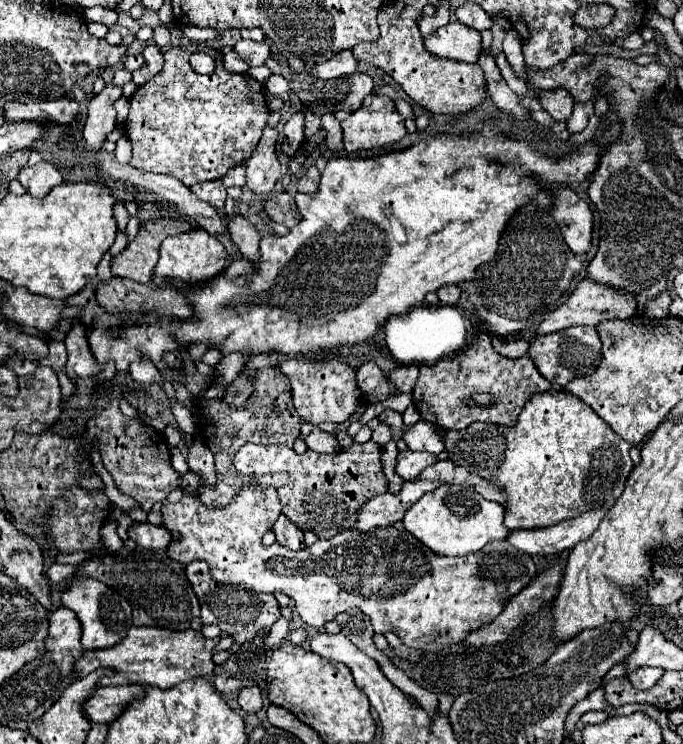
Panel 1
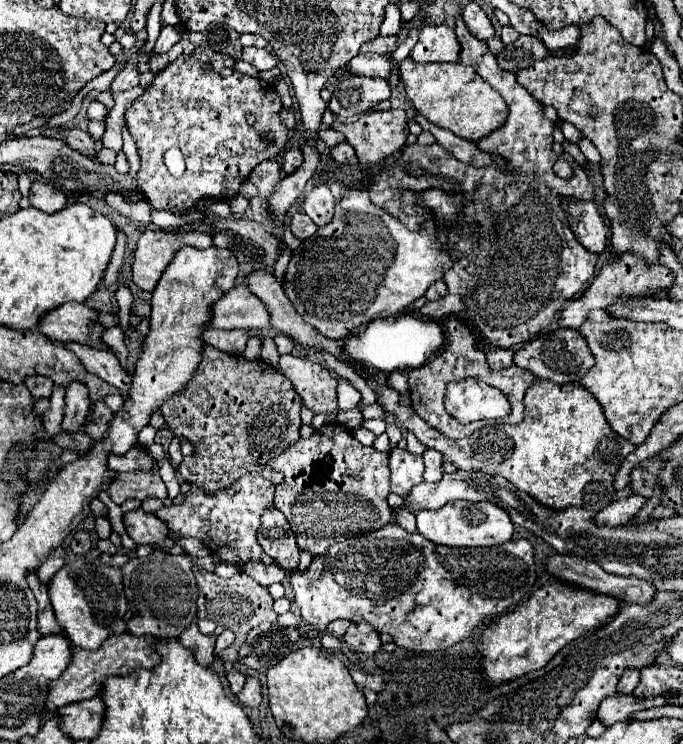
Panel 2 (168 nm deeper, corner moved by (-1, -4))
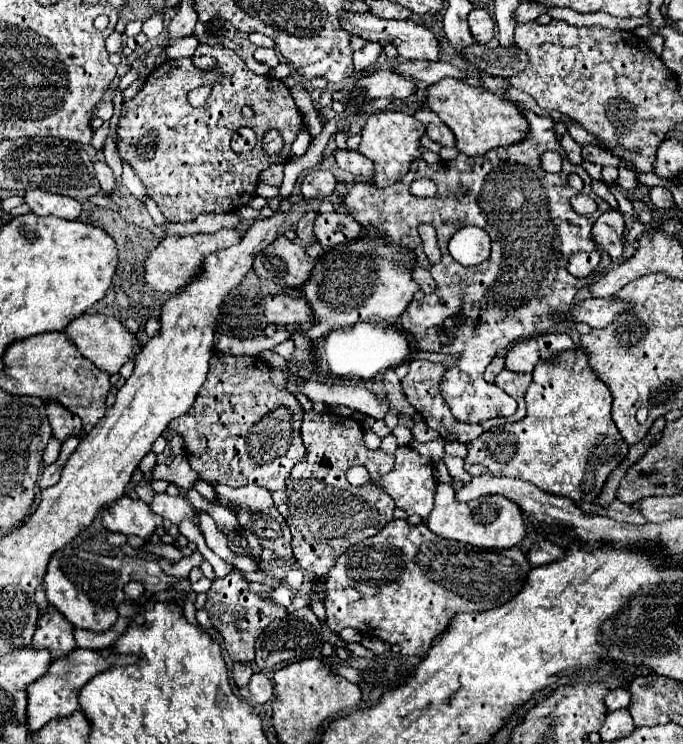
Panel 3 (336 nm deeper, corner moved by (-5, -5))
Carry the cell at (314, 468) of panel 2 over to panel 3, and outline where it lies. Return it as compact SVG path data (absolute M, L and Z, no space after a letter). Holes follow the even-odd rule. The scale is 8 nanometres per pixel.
M314 409L304 411L302 419L302 443L306 447L306 455L300 463L296 463L288 475L286 489L284 491L274 491L272 499L280 515L286 519L290 533L292 533L292 553L296 563L308 571L314 573L316 577L326 575L328 569L334 567L336 559L340 553L356 545L358 541L364 541L372 535L376 535L388 521L392 521L392 511L394 511L394 501L388 497L376 483L366 483L362 487L352 487L346 481L346 471L354 465L362 465L368 469L370 479L378 479L380 475L388 473L394 465L394 455L382 453L382 449L368 449L364 445L364 429L360 423L356 423L352 417L344 415L334 415L334 413L316 413Z

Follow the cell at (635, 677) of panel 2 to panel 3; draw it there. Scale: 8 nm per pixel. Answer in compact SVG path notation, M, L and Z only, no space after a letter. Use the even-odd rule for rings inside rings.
M618 687L614 691L610 691L606 697L604 697L604 705L606 705L606 711L612 713L616 709L626 709L630 705L628 701L628 691L624 687Z

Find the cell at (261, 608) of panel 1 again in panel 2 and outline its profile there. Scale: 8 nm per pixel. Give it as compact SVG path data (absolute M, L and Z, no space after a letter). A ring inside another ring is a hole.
M198 570L196 582L198 582L198 592L200 592L200 596L198 596L198 618L212 620L212 622L220 624L222 628L228 628L236 634L234 644L218 654L224 662L236 662L238 650L244 644L246 634L252 628L256 628L260 622L276 622L276 614L272 610L272 596L268 594L266 588L252 582L244 574L224 580L224 578L218 578L214 572Z

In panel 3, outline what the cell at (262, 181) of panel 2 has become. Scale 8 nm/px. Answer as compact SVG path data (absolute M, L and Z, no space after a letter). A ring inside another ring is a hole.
M270 165L270 167L260 175L260 181L278 187L278 185L282 183L282 169L284 169L284 165Z

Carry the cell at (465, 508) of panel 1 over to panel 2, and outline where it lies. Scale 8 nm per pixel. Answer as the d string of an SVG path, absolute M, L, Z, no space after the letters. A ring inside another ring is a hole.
M454 500L444 504L438 510L424 510L416 514L418 532L432 540L434 544L442 546L456 546L456 548L472 548L472 546L496 546L504 544L512 538L514 524L510 522L508 514L490 504L490 502L466 502L466 500Z

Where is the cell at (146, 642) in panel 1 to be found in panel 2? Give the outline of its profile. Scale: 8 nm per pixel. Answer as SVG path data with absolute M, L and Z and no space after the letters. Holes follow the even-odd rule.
M116 634L112 640L106 640L104 648L98 650L82 650L74 648L74 656L70 666L64 670L64 674L50 684L50 694L46 702L46 710L54 712L66 704L72 702L82 702L92 696L96 696L102 688L106 678L110 676L128 676L140 668L152 670L160 664L160 654L156 650L156 640L154 636L134 636L134 634Z

